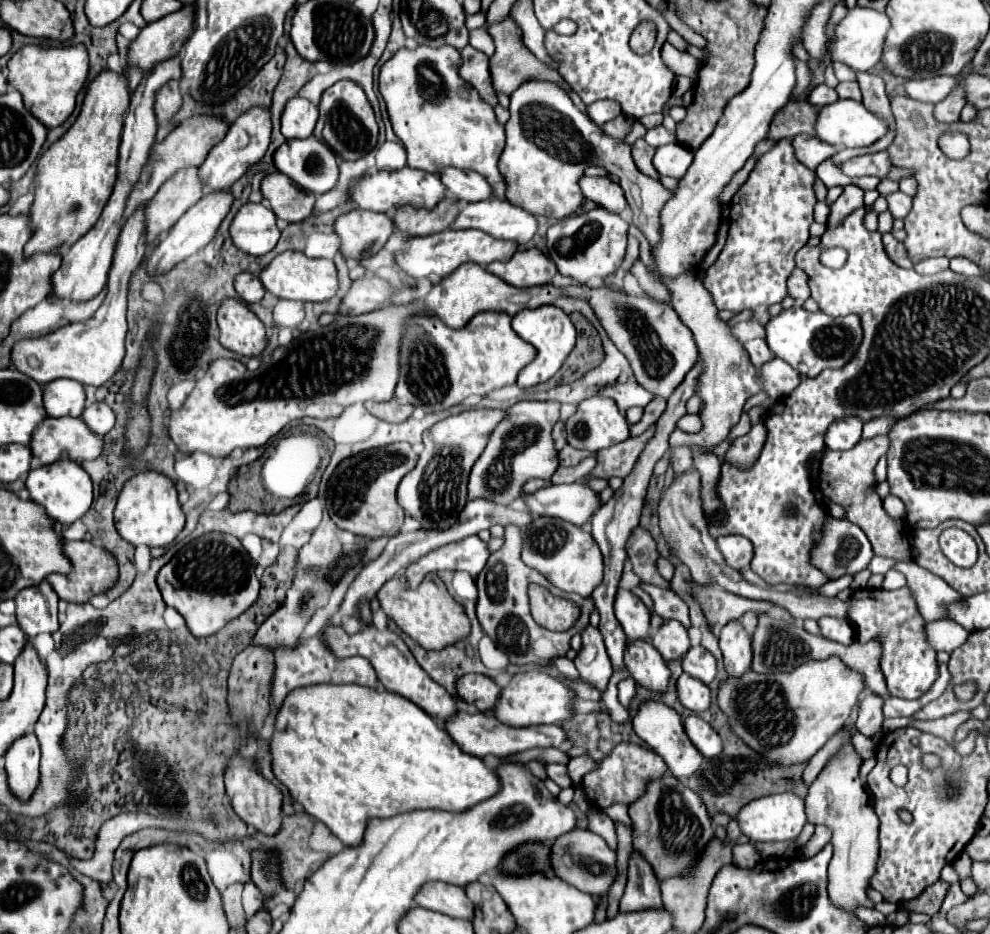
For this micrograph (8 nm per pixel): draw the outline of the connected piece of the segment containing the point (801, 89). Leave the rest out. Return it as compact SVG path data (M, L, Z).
M796 62L796 64L798 64L798 66L796 66L796 80L798 80L798 84L796 84L796 88L794 88L794 96L800 98L802 94L806 94L806 90L808 90L810 84L812 84L812 72L810 72L808 64L800 64L800 62Z

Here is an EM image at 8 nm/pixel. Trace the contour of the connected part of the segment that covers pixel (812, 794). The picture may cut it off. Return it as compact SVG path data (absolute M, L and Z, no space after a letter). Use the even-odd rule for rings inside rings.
M844 744L842 750L828 760L826 768L818 774L818 778L810 784L808 796L806 796L806 814L808 820L812 824L826 824L832 828L832 846L834 846L834 856L830 860L828 866L828 896L830 902L836 908L842 908L848 914L854 914L856 908L860 906L870 906L870 898L868 898L868 888L870 888L870 880L874 876L874 868L878 862L878 816L872 808L872 800L870 794L864 786L864 782L858 776L858 768L860 768L862 760L860 756L854 752L852 744Z

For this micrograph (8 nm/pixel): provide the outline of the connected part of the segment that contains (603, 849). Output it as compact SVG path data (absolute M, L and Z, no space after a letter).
M574 830L568 832L566 836L558 838L552 846L552 866L558 878L564 882L572 884L574 888L598 898L606 896L610 886L618 878L618 868L616 868L616 850L612 850L598 834L592 834L590 830Z

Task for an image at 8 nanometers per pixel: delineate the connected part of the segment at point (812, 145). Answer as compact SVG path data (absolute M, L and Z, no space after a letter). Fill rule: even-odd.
M802 134L802 136L796 136L792 140L792 144L794 144L794 150L796 150L796 158L804 166L808 166L810 170L816 170L818 164L822 164L824 160L832 158L838 152L838 148L834 148L832 144L822 144L822 140L818 140L816 136L806 138Z

